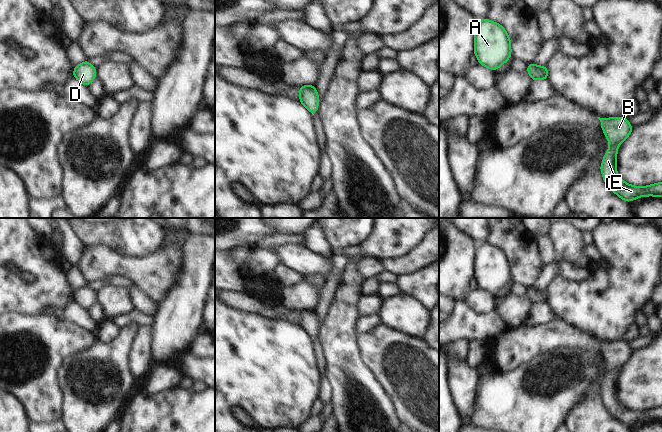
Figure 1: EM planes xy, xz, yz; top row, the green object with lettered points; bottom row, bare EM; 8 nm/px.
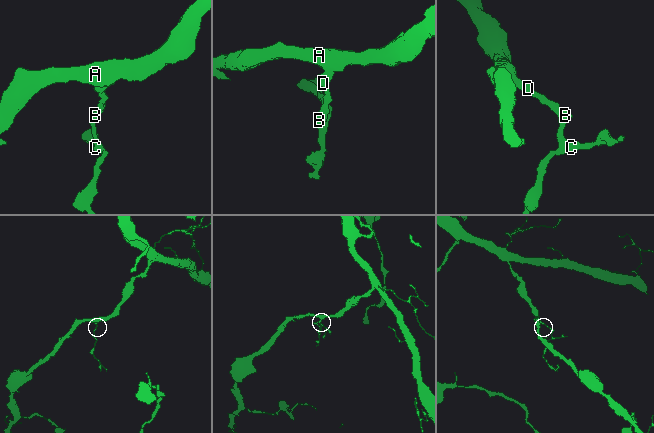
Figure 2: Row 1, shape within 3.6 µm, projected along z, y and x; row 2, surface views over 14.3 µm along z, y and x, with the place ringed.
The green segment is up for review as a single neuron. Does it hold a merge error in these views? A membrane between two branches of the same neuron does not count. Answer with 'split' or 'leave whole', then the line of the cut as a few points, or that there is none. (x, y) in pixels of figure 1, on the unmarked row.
leave whole; cut none

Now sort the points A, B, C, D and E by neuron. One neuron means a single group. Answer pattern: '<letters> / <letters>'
A B C D E

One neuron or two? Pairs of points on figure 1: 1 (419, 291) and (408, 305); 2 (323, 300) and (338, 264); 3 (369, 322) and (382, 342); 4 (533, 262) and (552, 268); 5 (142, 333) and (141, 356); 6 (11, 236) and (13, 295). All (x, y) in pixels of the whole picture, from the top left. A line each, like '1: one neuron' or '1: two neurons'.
1: two neurons
2: one neuron
3: two neurons
4: two neurons
5: one neuron
6: one neuron

